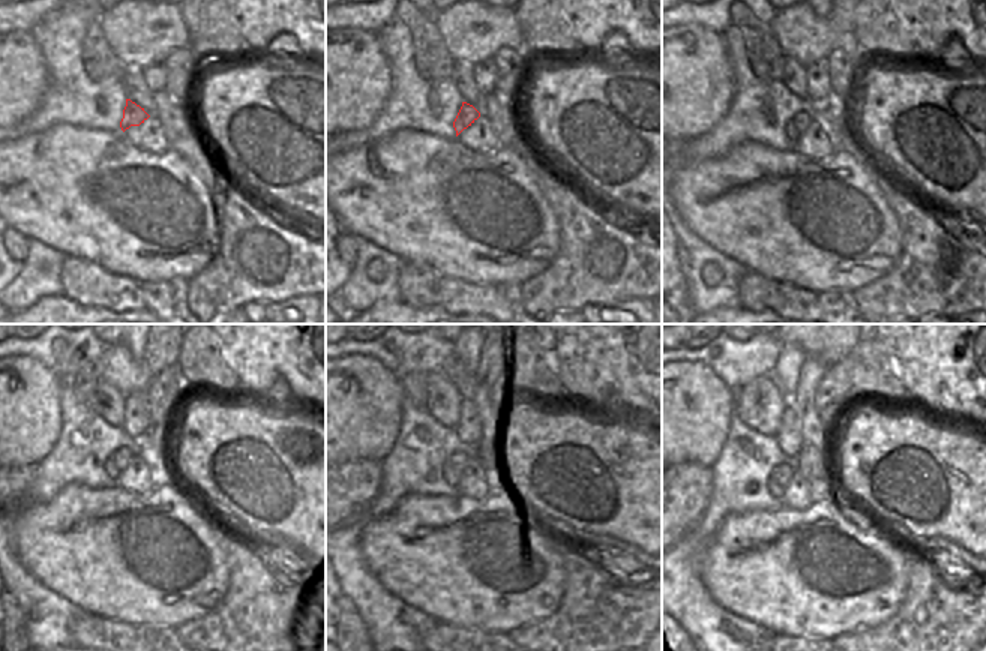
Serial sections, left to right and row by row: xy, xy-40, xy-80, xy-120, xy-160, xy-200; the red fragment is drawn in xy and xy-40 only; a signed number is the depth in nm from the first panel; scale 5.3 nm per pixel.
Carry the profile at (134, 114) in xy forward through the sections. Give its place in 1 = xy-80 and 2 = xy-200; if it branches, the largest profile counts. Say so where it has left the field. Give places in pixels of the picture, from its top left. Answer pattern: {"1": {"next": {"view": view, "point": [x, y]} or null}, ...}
{"1": {"next": {"view": "xy-80", "point": [802, 120]}}, "2": {"next": {"view": "xy-200", "point": [782, 474]}}}

